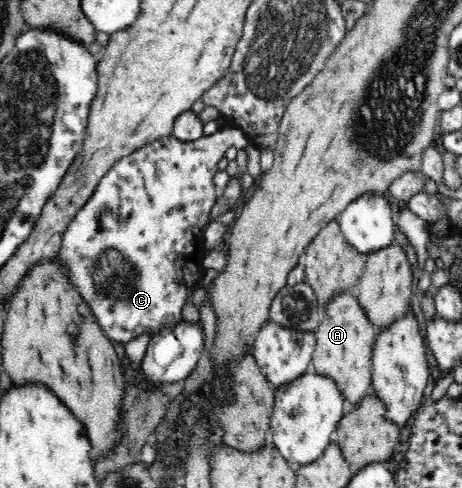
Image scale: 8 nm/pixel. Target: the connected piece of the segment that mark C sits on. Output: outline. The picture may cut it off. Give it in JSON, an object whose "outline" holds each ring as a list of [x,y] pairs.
{"outline":[[[221,127],[219,130],[210,134],[203,134],[194,140],[181,140],[172,133],[162,138],[155,139],[154,142],[147,143],[143,147],[132,151],[130,154],[124,155],[118,159],[109,171],[99,181],[89,196],[89,199],[77,210],[74,218],[69,222],[68,228],[63,234],[63,247],[61,247],[57,258],[61,258],[63,264],[69,266],[69,276],[75,282],[77,290],[81,290],[85,302],[91,306],[91,312],[97,317],[99,325],[103,327],[104,335],[107,335],[112,342],[118,347],[133,340],[137,335],[143,333],[152,333],[153,336],[163,326],[173,325],[183,320],[181,317],[181,308],[185,303],[185,299],[192,297],[192,292],[200,287],[199,281],[201,276],[206,272],[203,267],[203,257],[205,257],[205,248],[203,248],[203,234],[208,225],[211,208],[215,205],[215,183],[213,177],[219,171],[217,163],[225,155],[225,151],[235,145],[237,149],[245,149],[250,143],[247,136],[239,127]]]}

